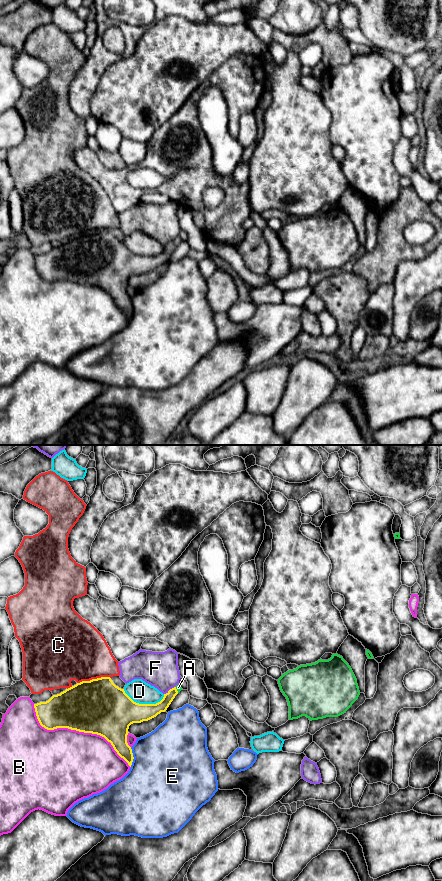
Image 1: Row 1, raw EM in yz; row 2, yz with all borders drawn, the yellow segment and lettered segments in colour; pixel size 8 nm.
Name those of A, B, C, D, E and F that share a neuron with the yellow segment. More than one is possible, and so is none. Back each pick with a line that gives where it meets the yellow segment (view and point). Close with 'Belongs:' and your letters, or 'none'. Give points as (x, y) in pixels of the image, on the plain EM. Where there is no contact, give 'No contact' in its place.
A: Touches yellow at yz (176, 241)
Belongs: A

